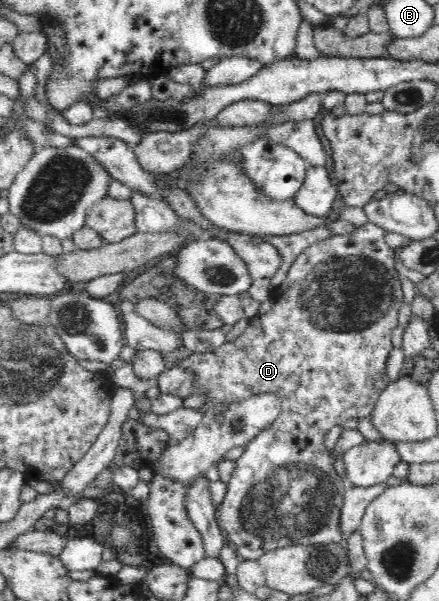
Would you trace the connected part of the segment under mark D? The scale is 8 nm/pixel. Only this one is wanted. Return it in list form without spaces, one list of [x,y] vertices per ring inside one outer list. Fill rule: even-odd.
[[[367,222],[348,234],[335,234],[330,238],[316,241],[303,250],[297,256],[297,259],[291,265],[287,277],[270,294],[269,300],[261,304],[259,312],[251,318],[245,331],[237,339],[226,342],[216,351],[193,354],[186,359],[181,359],[177,367],[182,369],[191,369],[196,374],[197,386],[195,393],[203,393],[207,400],[215,400],[217,403],[230,404],[251,397],[252,395],[274,393],[280,398],[282,410],[277,419],[263,431],[259,432],[256,439],[253,439],[246,445],[245,452],[239,459],[236,459],[236,465],[233,467],[230,479],[227,482],[227,491],[223,495],[223,501],[220,503],[218,514],[218,524],[229,544],[235,549],[236,555],[240,560],[257,560],[275,548],[287,547],[291,544],[323,544],[331,545],[334,543],[343,543],[340,530],[340,511],[343,505],[344,489],[347,487],[347,480],[341,478],[333,468],[334,460],[331,459],[331,451],[327,451],[324,443],[324,437],[328,431],[331,431],[335,425],[343,424],[347,419],[357,419],[369,417],[373,411],[376,399],[379,394],[390,383],[387,377],[387,359],[393,348],[391,343],[391,334],[398,326],[399,310],[404,302],[403,292],[401,291],[401,279],[399,272],[395,270],[396,259],[394,258],[394,249],[391,249],[385,241],[386,231],[373,222]]]

